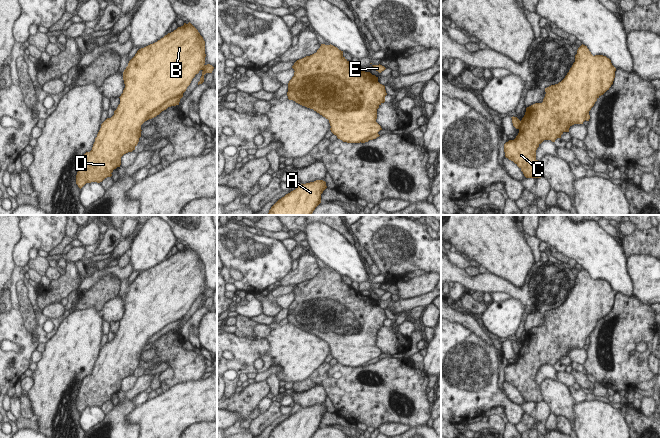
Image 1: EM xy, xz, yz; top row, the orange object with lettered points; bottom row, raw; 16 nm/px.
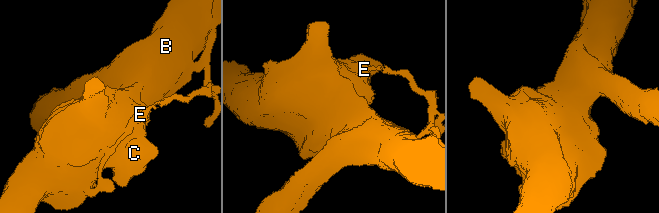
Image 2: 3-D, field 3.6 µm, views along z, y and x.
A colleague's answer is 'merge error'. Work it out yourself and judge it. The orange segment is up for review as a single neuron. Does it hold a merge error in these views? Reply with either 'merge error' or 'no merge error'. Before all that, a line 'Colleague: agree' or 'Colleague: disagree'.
Colleague: agree
merge error

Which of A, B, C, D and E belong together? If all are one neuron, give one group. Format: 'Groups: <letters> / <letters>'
Groups: A B C D / E

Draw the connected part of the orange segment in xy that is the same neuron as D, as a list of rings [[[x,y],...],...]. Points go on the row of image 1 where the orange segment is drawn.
[[[189,22],[168,33],[157,42],[150,44],[137,51],[135,56],[129,61],[123,72],[125,88],[121,94],[120,104],[114,111],[111,118],[107,118],[95,138],[92,150],[82,156],[81,163],[76,175],[76,184],[81,189],[86,183],[102,182],[105,178],[111,177],[112,172],[121,165],[121,157],[135,150],[141,137],[141,125],[153,110],[160,107],[168,99],[180,96],[190,85],[192,79],[200,70],[205,67],[205,41],[198,30]]]

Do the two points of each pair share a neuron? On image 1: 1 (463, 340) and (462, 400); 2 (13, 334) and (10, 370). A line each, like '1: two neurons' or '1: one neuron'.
1: one neuron
2: one neuron

